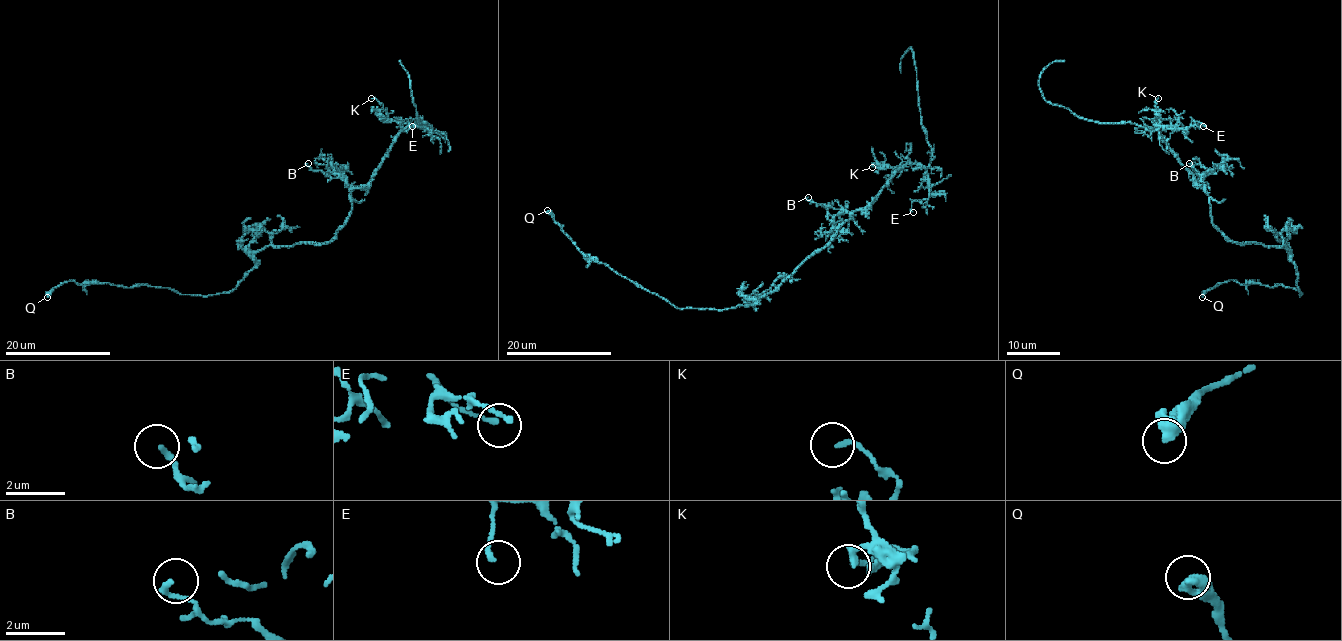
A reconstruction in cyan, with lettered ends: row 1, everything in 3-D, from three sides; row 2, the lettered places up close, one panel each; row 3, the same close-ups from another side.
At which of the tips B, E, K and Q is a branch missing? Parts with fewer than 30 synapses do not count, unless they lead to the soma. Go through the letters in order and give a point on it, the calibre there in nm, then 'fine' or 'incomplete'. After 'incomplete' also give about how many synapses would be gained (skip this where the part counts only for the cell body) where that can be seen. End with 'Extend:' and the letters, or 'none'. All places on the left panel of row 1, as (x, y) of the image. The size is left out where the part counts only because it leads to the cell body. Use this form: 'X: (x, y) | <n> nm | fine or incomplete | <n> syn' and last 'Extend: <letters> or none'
B: (308, 163) | 190 nm | fine
E: (412, 126) | 150 nm | fine
K: (371, 98) | 130 nm | fine
Q: (47, 297) | 420 nm | fine
Extend: none

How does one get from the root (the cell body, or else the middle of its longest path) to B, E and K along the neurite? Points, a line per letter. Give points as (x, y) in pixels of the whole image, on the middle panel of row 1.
B: (829, 241), (852, 216), (840, 209), (812, 202), (808, 197)
E: (829, 241), (856, 210), (873, 201), (902, 167), (919, 164), (926, 171), (928, 197), (914, 201), (913, 212)
K: (829, 241), (856, 210), (865, 209), (873, 201), (901, 168), (883, 164), (872, 167)

